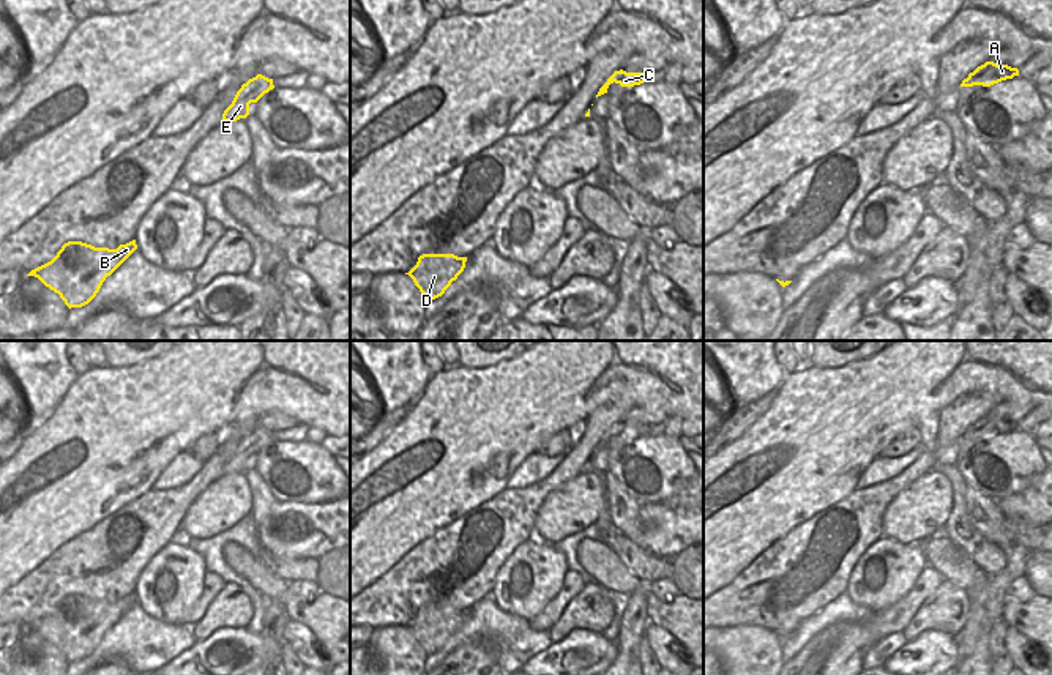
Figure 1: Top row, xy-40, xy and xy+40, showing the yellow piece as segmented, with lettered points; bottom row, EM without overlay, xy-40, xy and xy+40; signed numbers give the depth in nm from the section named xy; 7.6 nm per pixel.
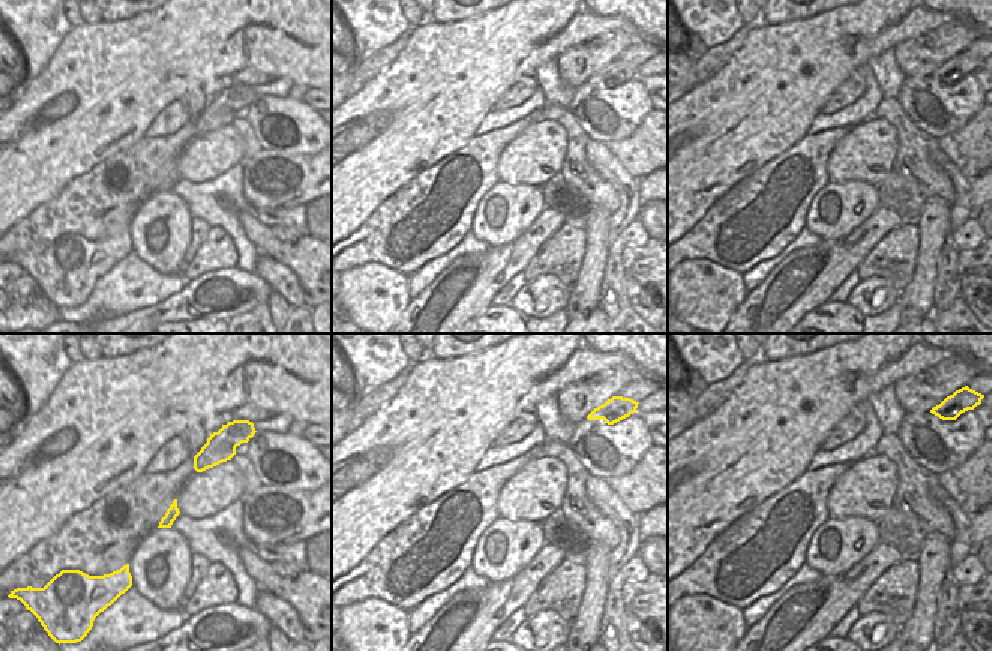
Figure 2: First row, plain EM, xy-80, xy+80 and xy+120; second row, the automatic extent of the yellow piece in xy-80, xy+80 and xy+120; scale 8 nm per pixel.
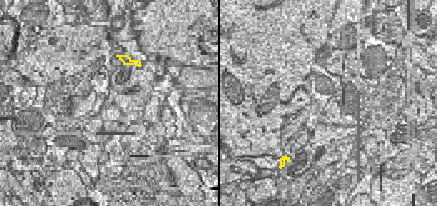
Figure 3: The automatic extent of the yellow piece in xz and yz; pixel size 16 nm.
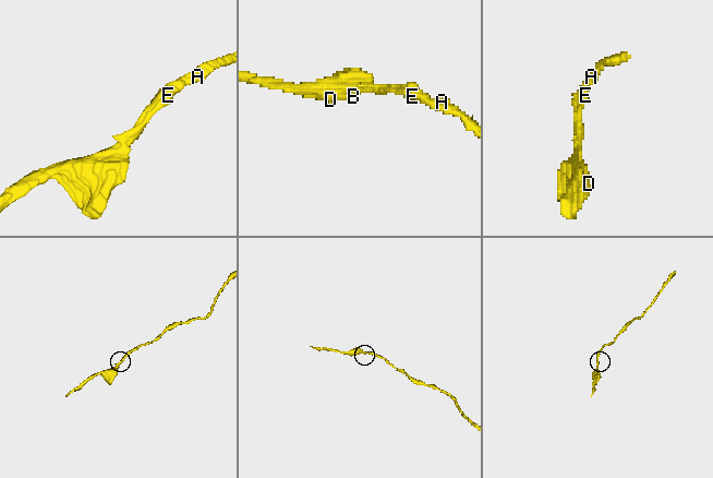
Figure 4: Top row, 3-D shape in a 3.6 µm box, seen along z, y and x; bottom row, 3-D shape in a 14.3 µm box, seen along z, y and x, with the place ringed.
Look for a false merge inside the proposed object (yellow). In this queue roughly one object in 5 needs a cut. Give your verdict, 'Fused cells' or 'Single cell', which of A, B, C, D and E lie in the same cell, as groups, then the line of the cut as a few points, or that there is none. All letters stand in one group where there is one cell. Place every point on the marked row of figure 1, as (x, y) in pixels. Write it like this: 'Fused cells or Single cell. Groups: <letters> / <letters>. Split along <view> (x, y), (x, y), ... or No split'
Single cell. Groups: A B C D E. No split

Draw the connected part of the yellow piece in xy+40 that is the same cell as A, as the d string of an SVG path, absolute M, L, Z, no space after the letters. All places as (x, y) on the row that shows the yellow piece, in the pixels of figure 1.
M986 62L984 65L978 66L973 73L970 73L968 77L962 80L961 87L990 87L1002 80L1013 79L1014 76L1019 76L1017 68Z

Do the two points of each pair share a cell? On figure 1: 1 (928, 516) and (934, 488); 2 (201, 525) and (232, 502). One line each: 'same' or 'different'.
1: same
2: same

